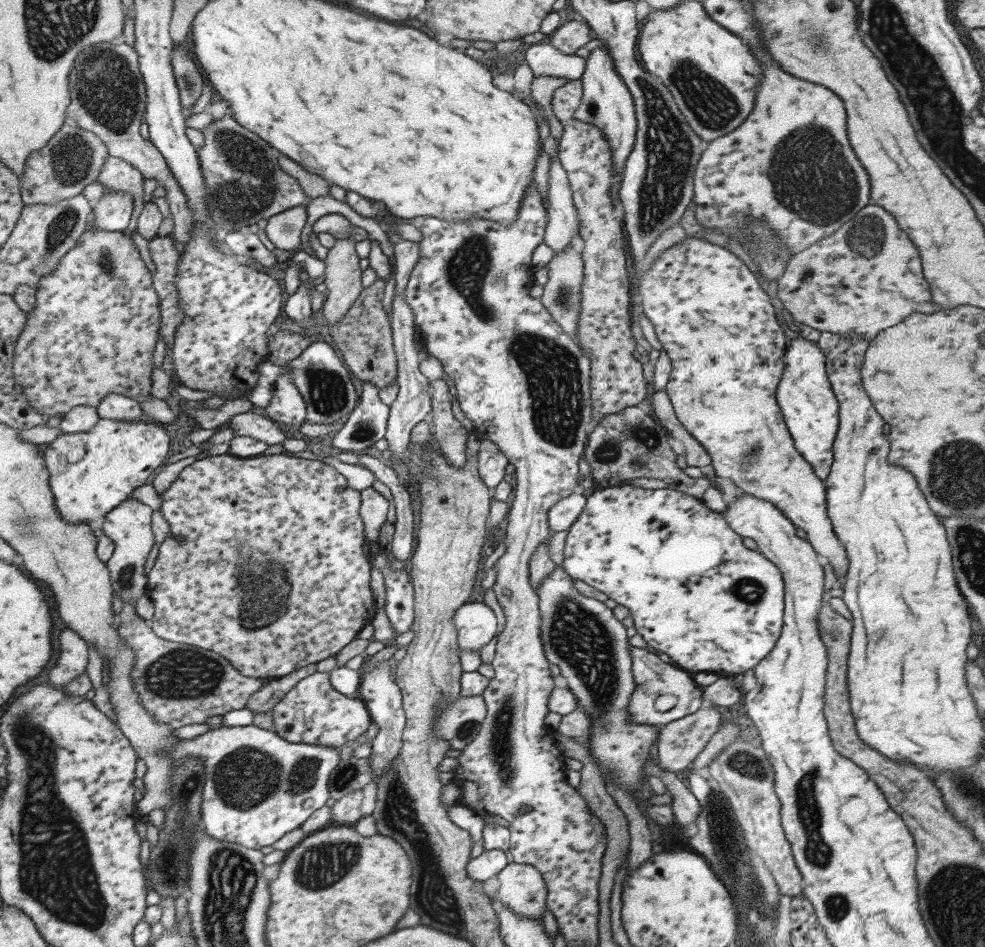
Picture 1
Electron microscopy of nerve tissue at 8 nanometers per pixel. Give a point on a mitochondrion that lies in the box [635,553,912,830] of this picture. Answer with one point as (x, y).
(750, 769)

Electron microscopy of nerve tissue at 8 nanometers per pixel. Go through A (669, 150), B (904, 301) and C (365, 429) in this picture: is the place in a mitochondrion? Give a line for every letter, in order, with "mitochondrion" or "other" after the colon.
A: mitochondrion
B: other
C: mitochondrion

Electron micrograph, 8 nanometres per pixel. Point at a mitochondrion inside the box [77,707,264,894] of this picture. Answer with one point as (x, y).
(169, 870)

